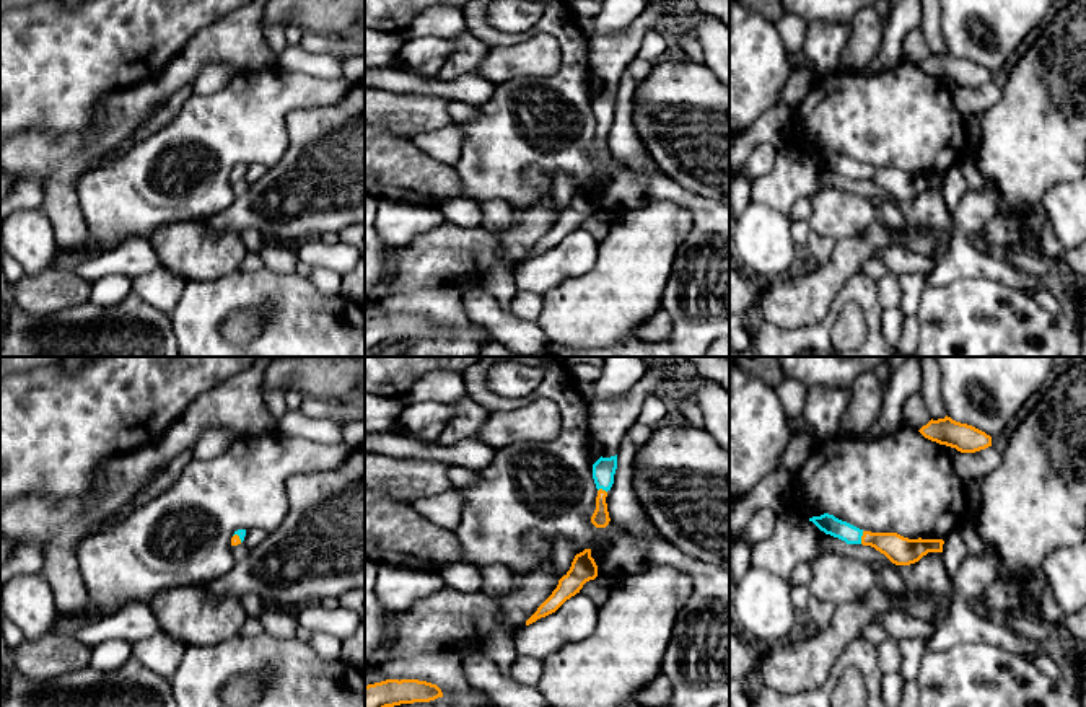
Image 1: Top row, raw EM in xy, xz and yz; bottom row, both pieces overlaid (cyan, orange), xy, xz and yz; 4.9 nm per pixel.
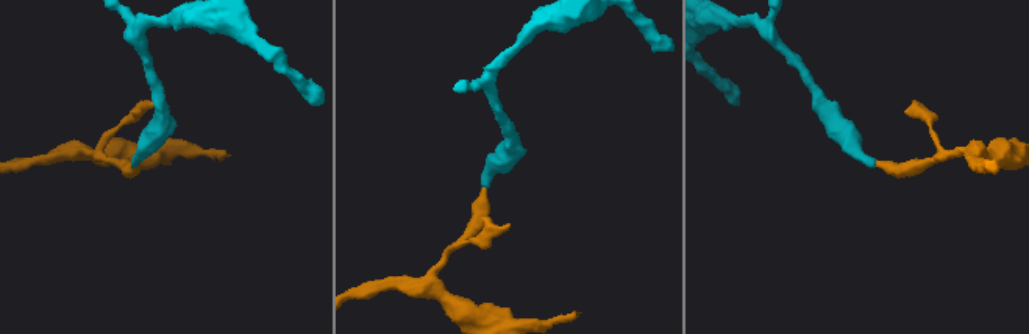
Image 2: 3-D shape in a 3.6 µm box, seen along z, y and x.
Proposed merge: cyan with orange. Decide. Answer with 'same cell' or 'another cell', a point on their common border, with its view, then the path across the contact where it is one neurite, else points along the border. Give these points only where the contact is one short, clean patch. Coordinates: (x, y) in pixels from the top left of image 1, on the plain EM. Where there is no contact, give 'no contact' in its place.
same cell; contact yz (860, 173); way yz (827, 158), (860, 173), (889, 178), (901, 186)

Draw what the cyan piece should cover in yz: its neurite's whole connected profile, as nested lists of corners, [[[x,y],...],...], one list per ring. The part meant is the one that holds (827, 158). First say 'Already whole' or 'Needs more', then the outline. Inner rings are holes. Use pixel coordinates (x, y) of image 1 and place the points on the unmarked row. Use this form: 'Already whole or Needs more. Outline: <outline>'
Needs more. Outline: [[[829,148],[812,152],[809,156],[812,156],[825,169],[839,173],[847,179],[863,179],[874,182],[896,200],[910,200],[918,197],[928,187],[943,187],[943,174],[909,174],[897,168],[863,166]]]

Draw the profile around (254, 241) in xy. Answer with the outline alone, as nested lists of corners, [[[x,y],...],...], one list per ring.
[[[246,230],[241,233],[241,239],[247,252],[259,252],[265,246],[265,238],[257,230]]]

